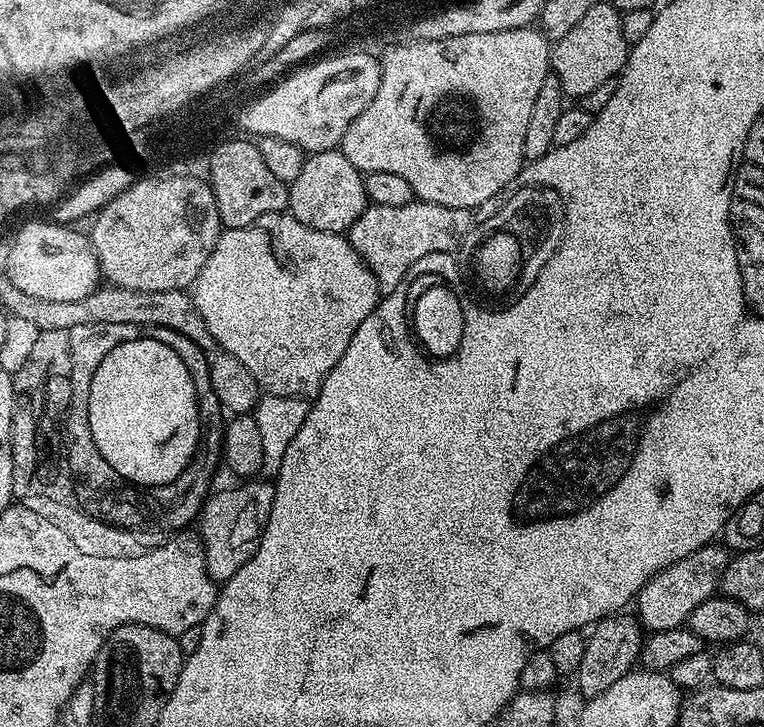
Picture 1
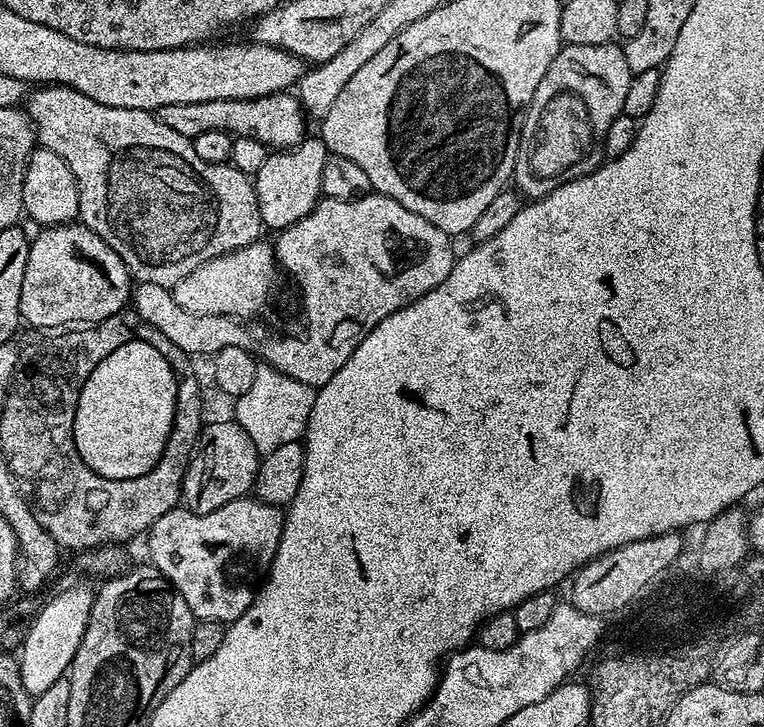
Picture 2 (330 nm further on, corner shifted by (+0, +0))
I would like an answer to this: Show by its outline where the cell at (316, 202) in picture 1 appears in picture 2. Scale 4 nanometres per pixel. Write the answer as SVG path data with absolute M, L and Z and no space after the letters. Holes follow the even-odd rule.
M305 138L295 148L273 151L254 177L260 223L265 229L289 228L294 222L306 218L310 210L322 199L322 166L326 166L329 150L319 138Z

